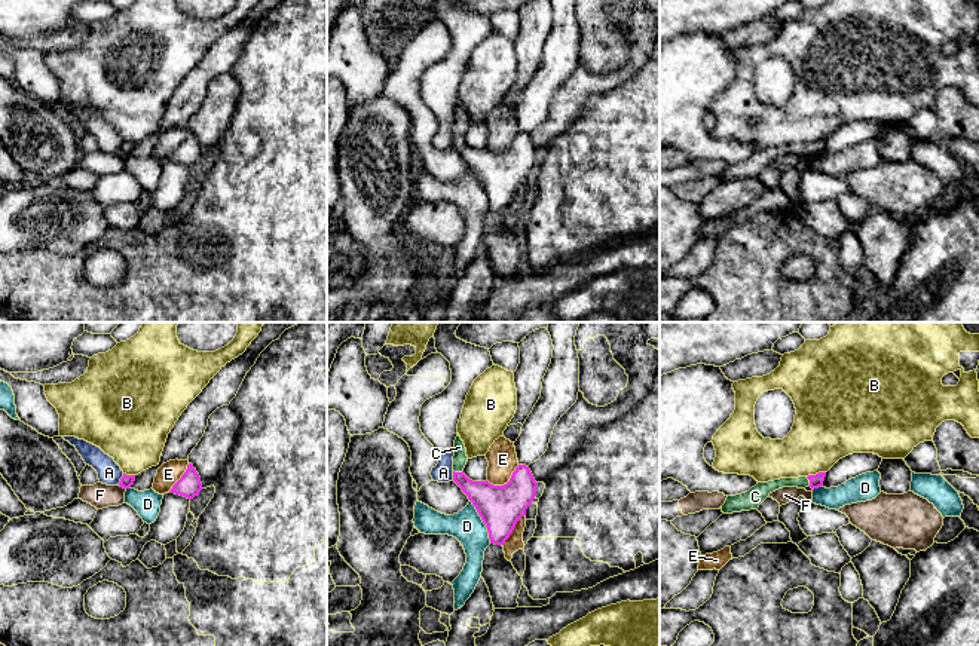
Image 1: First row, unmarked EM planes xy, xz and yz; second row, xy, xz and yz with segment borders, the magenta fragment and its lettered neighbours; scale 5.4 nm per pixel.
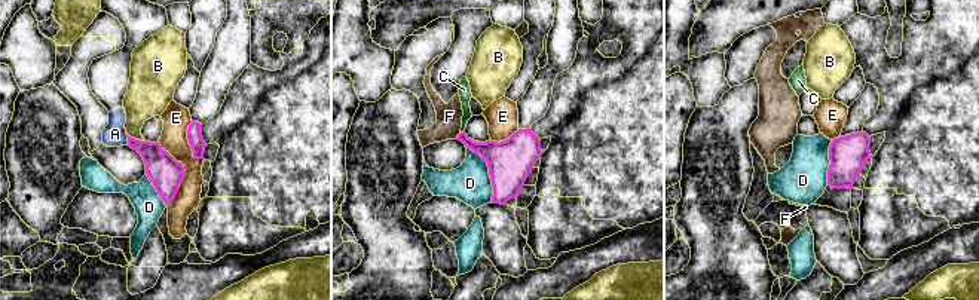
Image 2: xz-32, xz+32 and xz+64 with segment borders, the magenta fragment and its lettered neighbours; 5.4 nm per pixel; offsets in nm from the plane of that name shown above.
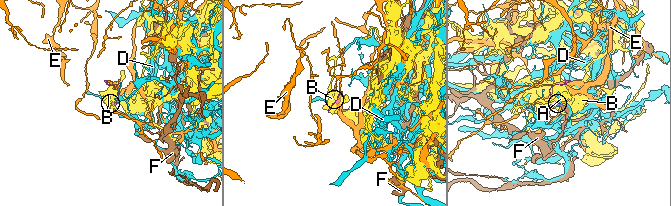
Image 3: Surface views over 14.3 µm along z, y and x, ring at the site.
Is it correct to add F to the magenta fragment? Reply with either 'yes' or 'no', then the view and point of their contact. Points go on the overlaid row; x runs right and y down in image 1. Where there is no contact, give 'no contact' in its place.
no; contact xy (122, 486)

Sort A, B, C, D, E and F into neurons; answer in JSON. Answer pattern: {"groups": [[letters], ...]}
{"groups": [["A"], ["B"], ["C"], ["D"], ["E"], ["F"]]}

